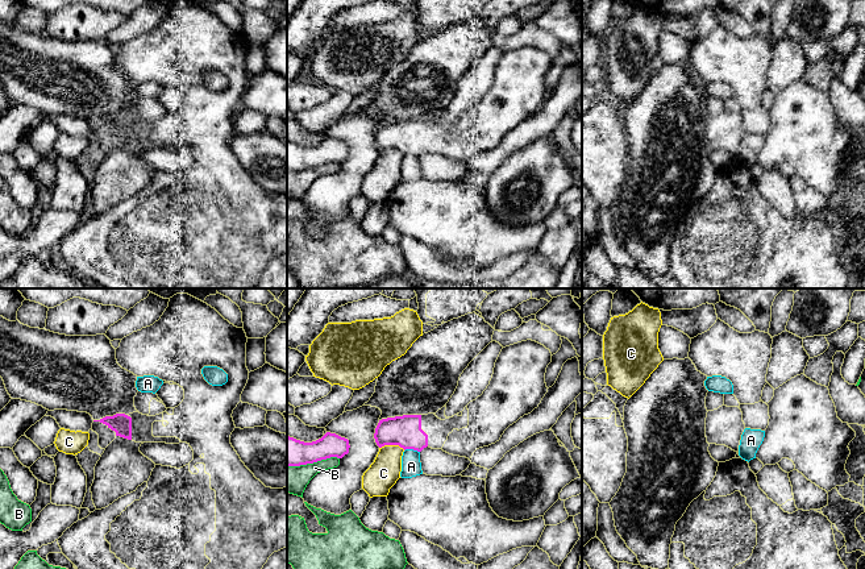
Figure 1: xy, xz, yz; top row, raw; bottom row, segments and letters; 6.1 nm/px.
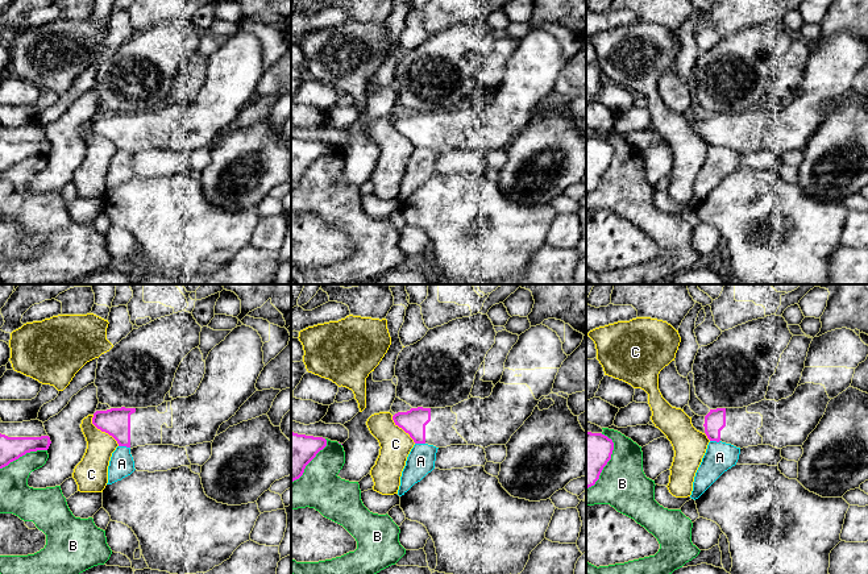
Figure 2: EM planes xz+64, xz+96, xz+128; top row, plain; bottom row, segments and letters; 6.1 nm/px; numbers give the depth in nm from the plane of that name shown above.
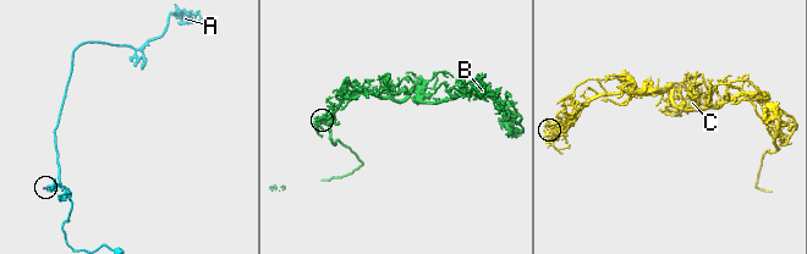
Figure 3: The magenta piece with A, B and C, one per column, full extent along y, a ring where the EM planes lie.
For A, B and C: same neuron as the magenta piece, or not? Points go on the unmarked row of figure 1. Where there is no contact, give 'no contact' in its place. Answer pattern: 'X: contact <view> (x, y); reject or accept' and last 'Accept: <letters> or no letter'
A: contact xz (412, 153); reject
B: contact xz (312, 167); reject
C: contact xz (393, 149); reject
Accept: no letter

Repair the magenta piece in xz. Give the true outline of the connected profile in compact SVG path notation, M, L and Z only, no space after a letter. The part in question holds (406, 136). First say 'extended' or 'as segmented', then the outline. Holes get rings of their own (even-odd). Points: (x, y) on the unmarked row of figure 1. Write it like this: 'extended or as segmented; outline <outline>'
extended; outline M536 46L506 51L490 90L462 117L445 125L434 119L382 124L375 148L417 157L429 151L470 165L477 154L499 146L510 130L538 112L548 97L545 78L550 67L550 55Z

